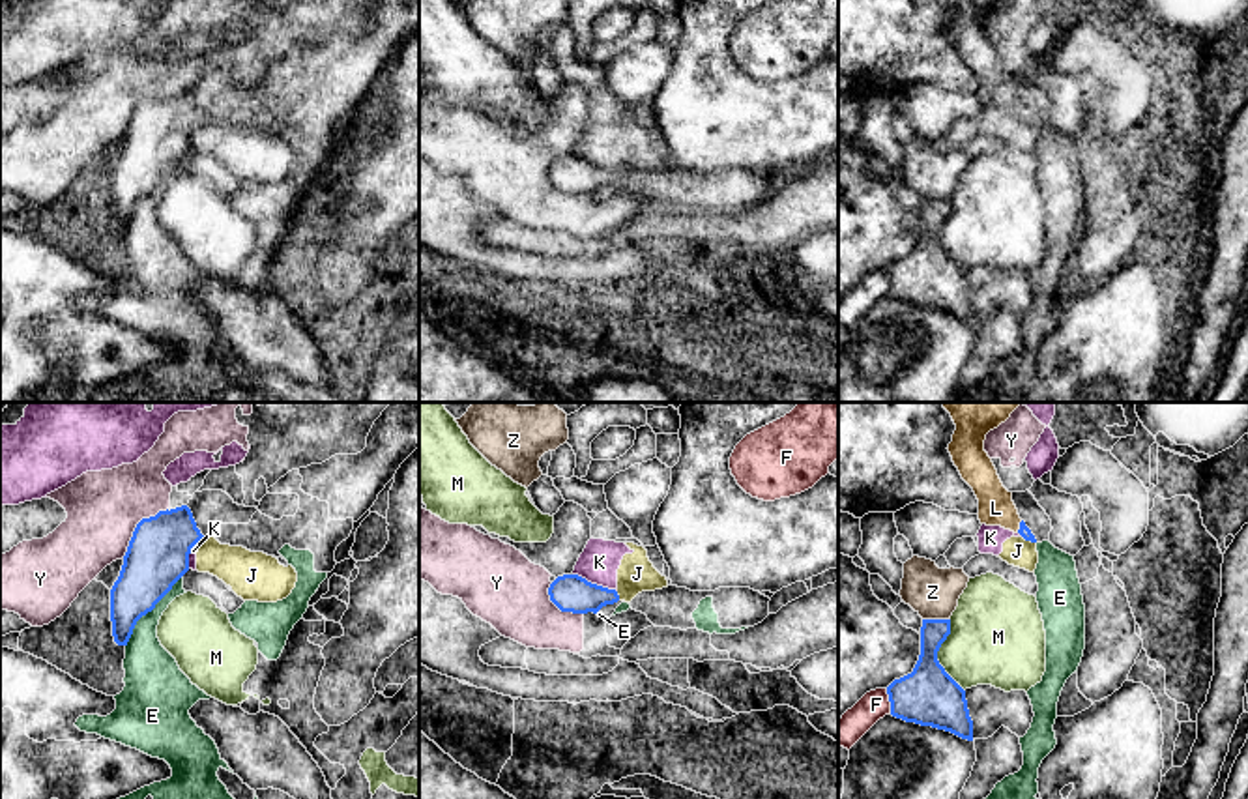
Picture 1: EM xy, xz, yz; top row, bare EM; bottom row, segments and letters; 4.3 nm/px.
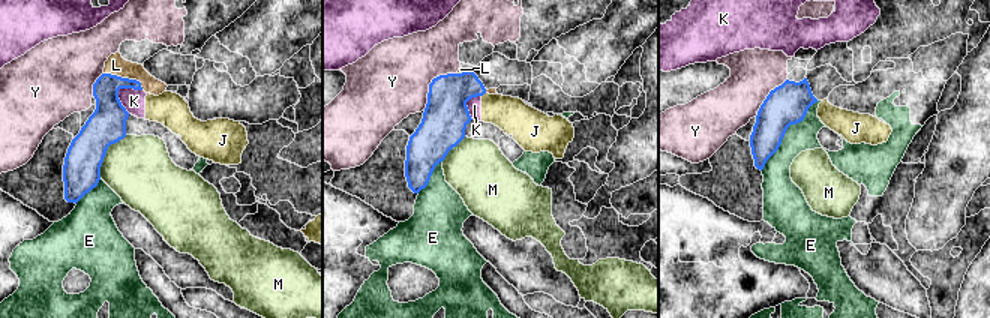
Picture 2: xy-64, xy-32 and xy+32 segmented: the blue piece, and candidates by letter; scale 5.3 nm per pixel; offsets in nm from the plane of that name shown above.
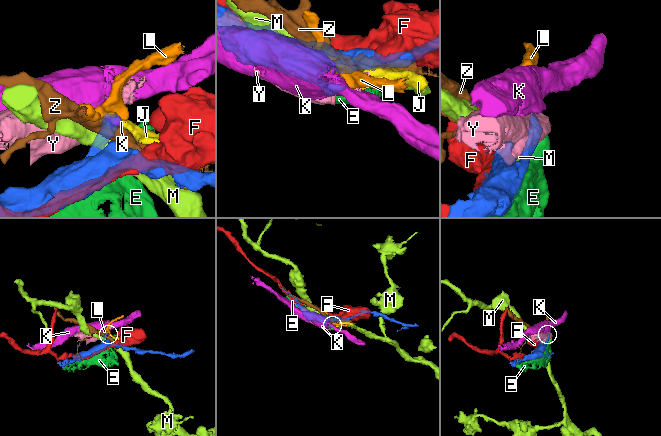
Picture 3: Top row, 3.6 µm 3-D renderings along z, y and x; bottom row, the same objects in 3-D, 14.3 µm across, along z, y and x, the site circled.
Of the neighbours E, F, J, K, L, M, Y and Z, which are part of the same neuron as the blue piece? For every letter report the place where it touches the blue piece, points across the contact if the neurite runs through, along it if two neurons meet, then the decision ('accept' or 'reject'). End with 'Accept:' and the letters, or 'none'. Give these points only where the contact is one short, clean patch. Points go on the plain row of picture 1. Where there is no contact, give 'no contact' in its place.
E: meets blue in xy at (148, 191); reject
F: meets blue in yz at (889, 281); reject
J: meets blue in xy at (199, 120); border along xy (204, 118), (197, 126); reject
K: meets blue in xz at (595, 165); border along xz (573, 154), (616, 173); reject
L: meets blue in yz at (1020, 107); runs through yz (1024, 111), (1020, 107), (996, 88); accept
M: meets blue in yz at (936, 236); reject
Y: meets blue in xy at (137, 107); border along xy (167, 88), (145, 98), (137, 105), (122, 137); reject
Z: meets blue in yz at (936, 201); reject
Accept: L

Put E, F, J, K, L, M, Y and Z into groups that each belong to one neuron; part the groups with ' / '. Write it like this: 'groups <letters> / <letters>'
groups E / F / J K / L / M / Y / Z

